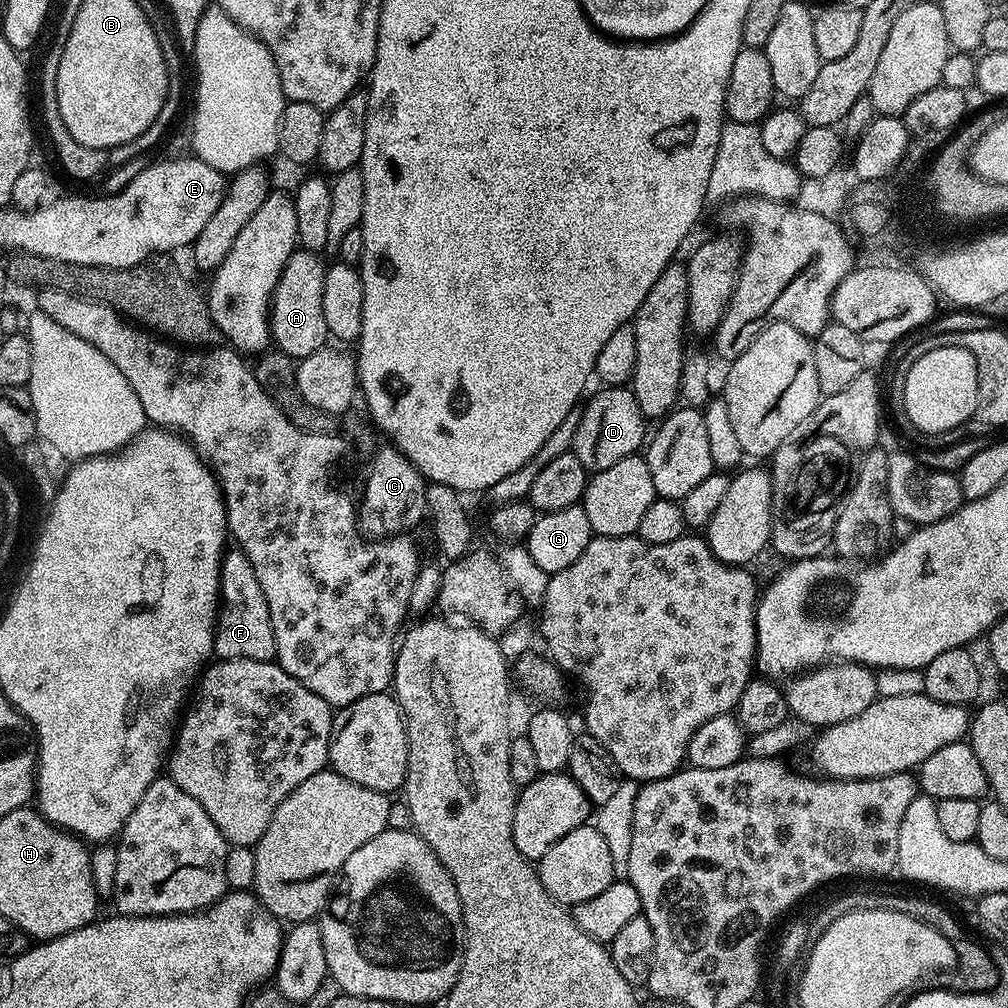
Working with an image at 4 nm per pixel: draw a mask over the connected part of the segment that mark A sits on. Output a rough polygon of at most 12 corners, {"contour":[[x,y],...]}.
{"contour":[[296,250],[273,290],[271,339],[303,358],[330,340],[326,264]]}

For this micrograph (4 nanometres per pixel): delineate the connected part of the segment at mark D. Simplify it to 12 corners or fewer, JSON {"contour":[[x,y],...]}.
{"contour":[[631,387],[587,397],[571,451],[595,474],[645,447]]}

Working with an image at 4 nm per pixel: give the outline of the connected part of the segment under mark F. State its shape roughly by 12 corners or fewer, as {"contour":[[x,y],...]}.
{"contour":[[225,551],[212,646],[272,660],[274,630],[250,558]]}

